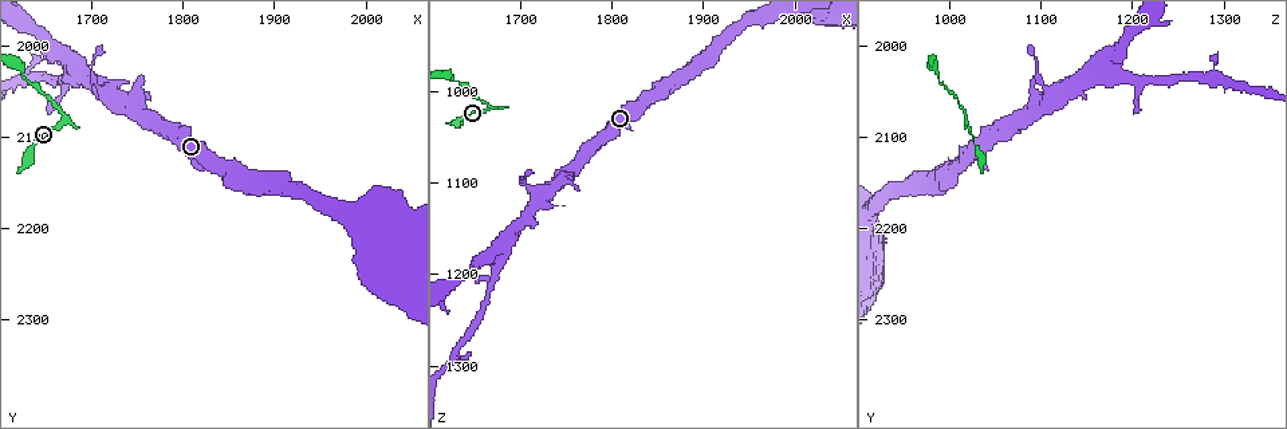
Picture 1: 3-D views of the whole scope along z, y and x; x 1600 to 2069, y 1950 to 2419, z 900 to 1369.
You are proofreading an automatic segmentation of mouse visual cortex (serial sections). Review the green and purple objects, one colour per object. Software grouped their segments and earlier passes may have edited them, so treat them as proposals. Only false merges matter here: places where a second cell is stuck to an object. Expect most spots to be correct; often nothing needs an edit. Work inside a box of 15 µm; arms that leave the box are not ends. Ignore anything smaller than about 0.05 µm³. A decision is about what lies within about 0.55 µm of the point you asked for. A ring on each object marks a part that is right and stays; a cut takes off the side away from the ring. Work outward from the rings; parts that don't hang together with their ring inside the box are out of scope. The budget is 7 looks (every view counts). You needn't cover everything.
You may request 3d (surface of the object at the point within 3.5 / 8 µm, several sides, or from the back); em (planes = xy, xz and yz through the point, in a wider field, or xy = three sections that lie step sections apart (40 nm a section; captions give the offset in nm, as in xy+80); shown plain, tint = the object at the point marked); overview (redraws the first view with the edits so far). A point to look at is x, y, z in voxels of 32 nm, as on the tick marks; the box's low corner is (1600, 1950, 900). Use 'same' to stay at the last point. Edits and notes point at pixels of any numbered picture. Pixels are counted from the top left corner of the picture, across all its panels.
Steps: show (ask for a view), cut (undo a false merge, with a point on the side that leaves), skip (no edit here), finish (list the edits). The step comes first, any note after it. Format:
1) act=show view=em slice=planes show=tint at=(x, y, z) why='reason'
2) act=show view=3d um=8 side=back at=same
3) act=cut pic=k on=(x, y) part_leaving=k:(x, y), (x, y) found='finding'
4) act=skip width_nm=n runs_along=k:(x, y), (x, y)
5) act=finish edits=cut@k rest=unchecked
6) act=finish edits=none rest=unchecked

act=show view=3d um=3.5 at=(1670, 2075, 1020) why='sharp bend'

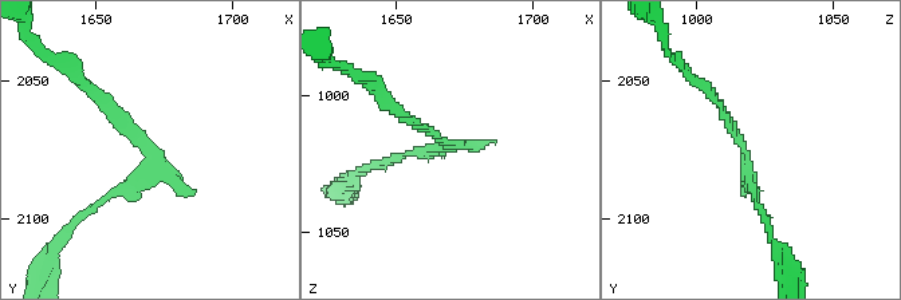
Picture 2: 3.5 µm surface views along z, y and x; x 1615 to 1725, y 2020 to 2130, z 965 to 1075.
act=show view=em slice=xy step=5 show=tint at=(1672, 2077, 1019) why='shape alone is not enough'

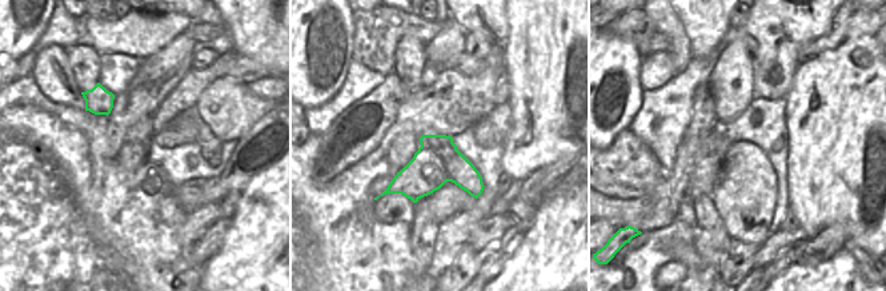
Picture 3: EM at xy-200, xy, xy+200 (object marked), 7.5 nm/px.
act=skip runs_along=2:(762, 212), (746, 150), (711, 93) found='continuous, no second cell'

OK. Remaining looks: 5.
act=show view=3d um=3.5 at=(1715, 2055, 1105)

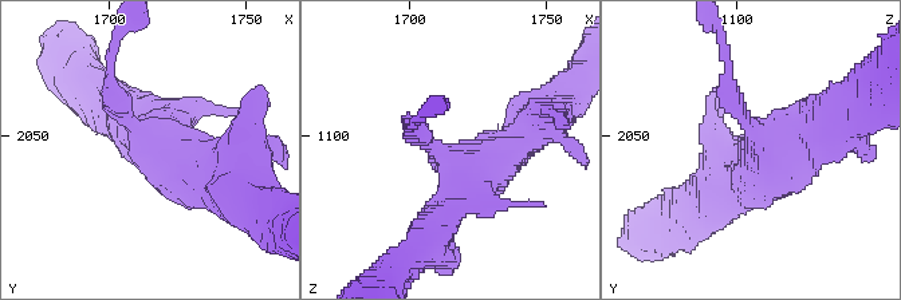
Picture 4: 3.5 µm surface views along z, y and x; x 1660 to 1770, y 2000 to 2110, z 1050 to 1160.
act=show view=em slice=planes show=tint at=(1713, 2051, 1107)

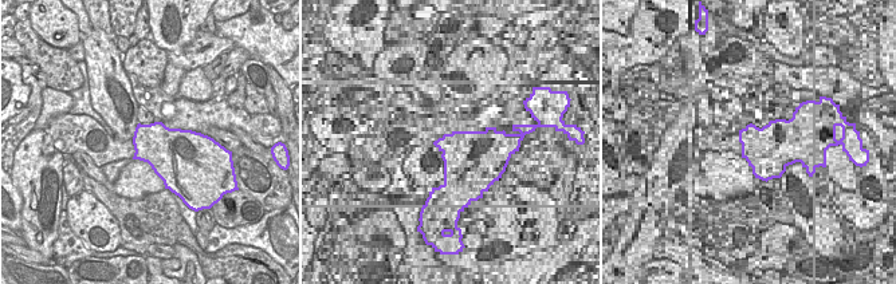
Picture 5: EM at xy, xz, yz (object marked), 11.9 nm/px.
act=skip runs_along=4:(527, 130), (465, 178), (425, 247) found='continuous, no second cell'

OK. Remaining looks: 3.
act=show view=3d um=8 at=(1670, 2040, 1205) why='a fork'

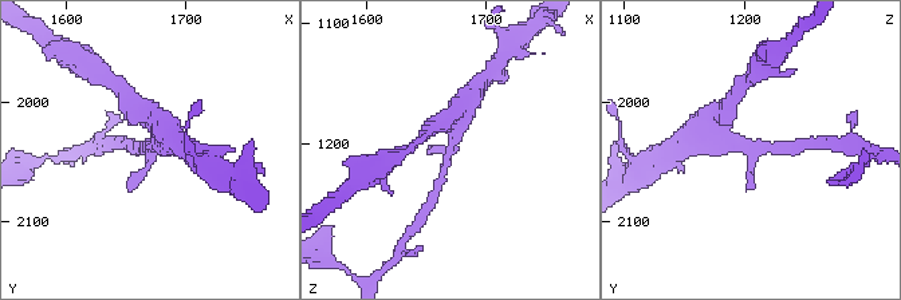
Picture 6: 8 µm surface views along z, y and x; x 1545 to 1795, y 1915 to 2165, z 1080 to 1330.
act=show view=3d um=3.5 at=(1670, 2038, 1206) why='zoom in'

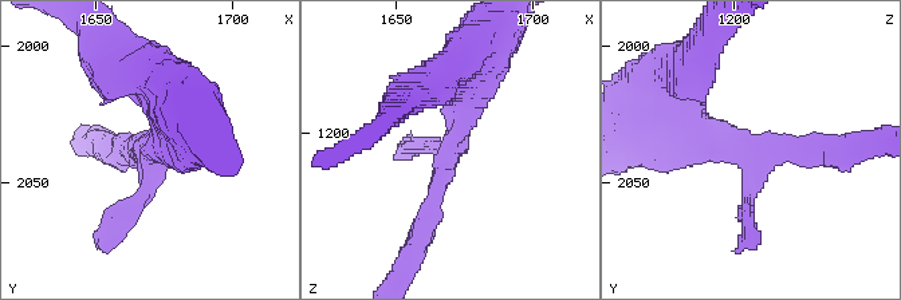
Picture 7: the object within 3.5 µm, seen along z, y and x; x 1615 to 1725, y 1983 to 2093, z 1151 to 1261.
act=skip runs_along=7:(477, 72), (425, 224) found='one cell here'

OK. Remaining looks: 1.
act=finish edits=none rest=unchecked

